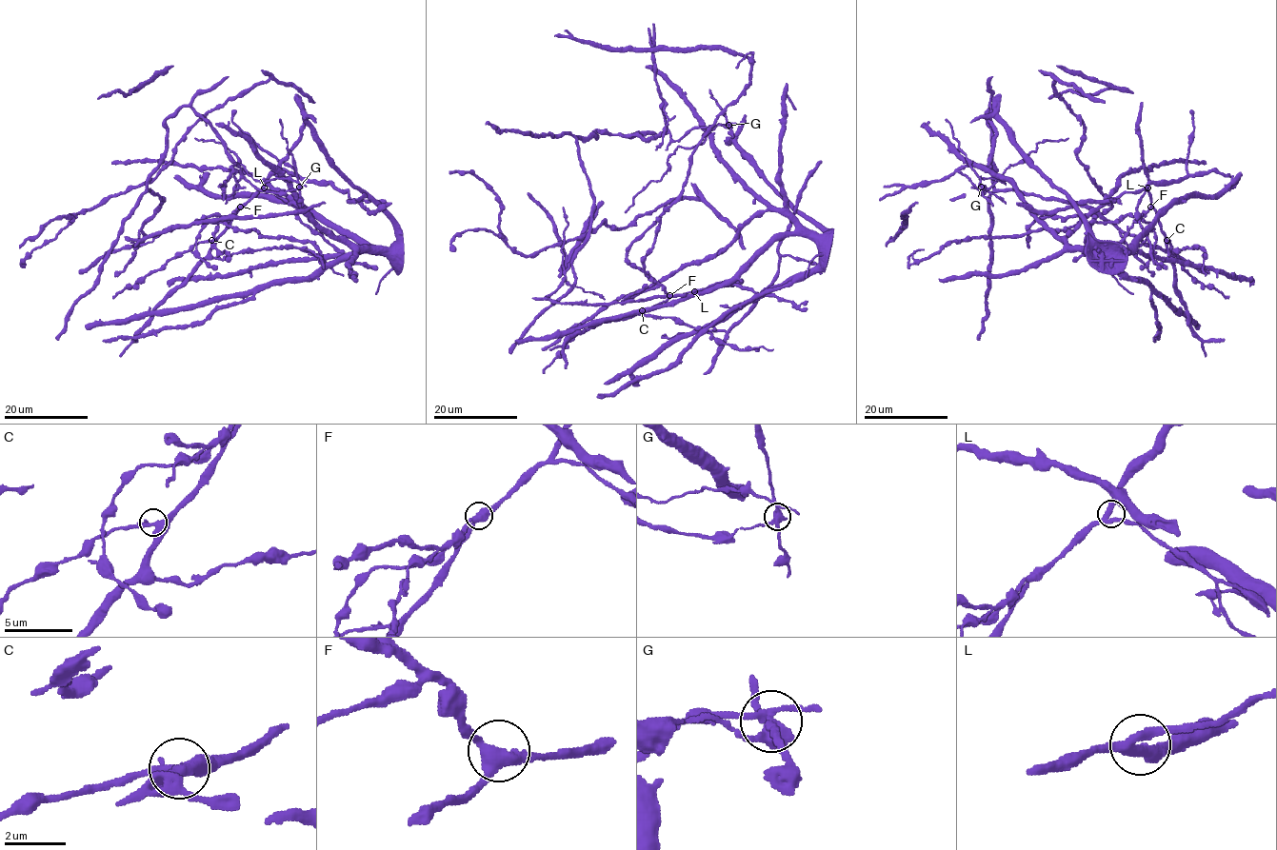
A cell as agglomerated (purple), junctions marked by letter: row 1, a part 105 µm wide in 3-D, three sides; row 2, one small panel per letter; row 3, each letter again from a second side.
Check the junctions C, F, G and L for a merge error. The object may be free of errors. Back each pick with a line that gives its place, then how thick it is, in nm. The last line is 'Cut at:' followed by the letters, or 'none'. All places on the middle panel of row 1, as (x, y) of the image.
G: at (728, 125); 400 nm thick
Cut at: G

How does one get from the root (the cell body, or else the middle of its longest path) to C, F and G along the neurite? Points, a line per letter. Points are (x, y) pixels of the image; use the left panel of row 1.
C: (357, 252), (347, 252), (329, 261), (305, 278), (285, 279), (246, 293), (151, 312), (208, 255), (211, 240)
F: (357, 252), (329, 261), (305, 278), (285, 279), (246, 293), (151, 312), (208, 255), (212, 241), (240, 207)
G: (357, 252), (366, 250), (339, 241), (323, 228), (293, 188), (280, 175), (276, 177), (295, 180), (299, 187)

